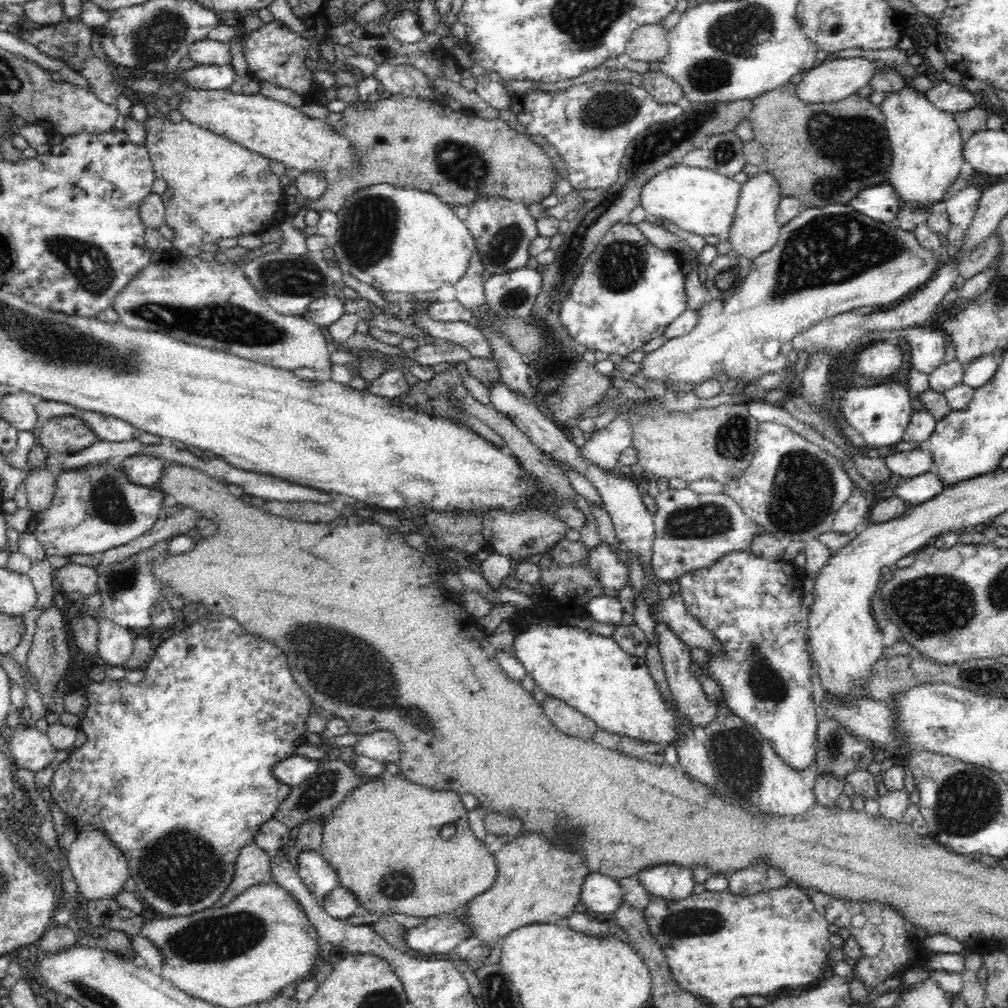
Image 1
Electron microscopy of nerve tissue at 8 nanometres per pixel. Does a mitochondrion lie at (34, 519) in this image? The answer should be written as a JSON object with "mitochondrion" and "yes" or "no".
{"mitochondrion":"no"}

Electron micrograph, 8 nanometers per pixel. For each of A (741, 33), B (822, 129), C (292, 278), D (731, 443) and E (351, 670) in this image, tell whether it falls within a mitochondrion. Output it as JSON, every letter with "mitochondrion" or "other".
{"A":"mitochondrion","B":"mitochondrion","C":"mitochondrion","D":"mitochondrion","E":"mitochondrion"}

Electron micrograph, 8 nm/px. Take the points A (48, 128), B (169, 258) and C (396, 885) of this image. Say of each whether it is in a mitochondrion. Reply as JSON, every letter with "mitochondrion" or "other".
{"A":"other","B":"other","C":"mitochondrion"}

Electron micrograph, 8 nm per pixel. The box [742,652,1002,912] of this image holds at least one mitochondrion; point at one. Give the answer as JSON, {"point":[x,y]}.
{"point":[833,745]}

